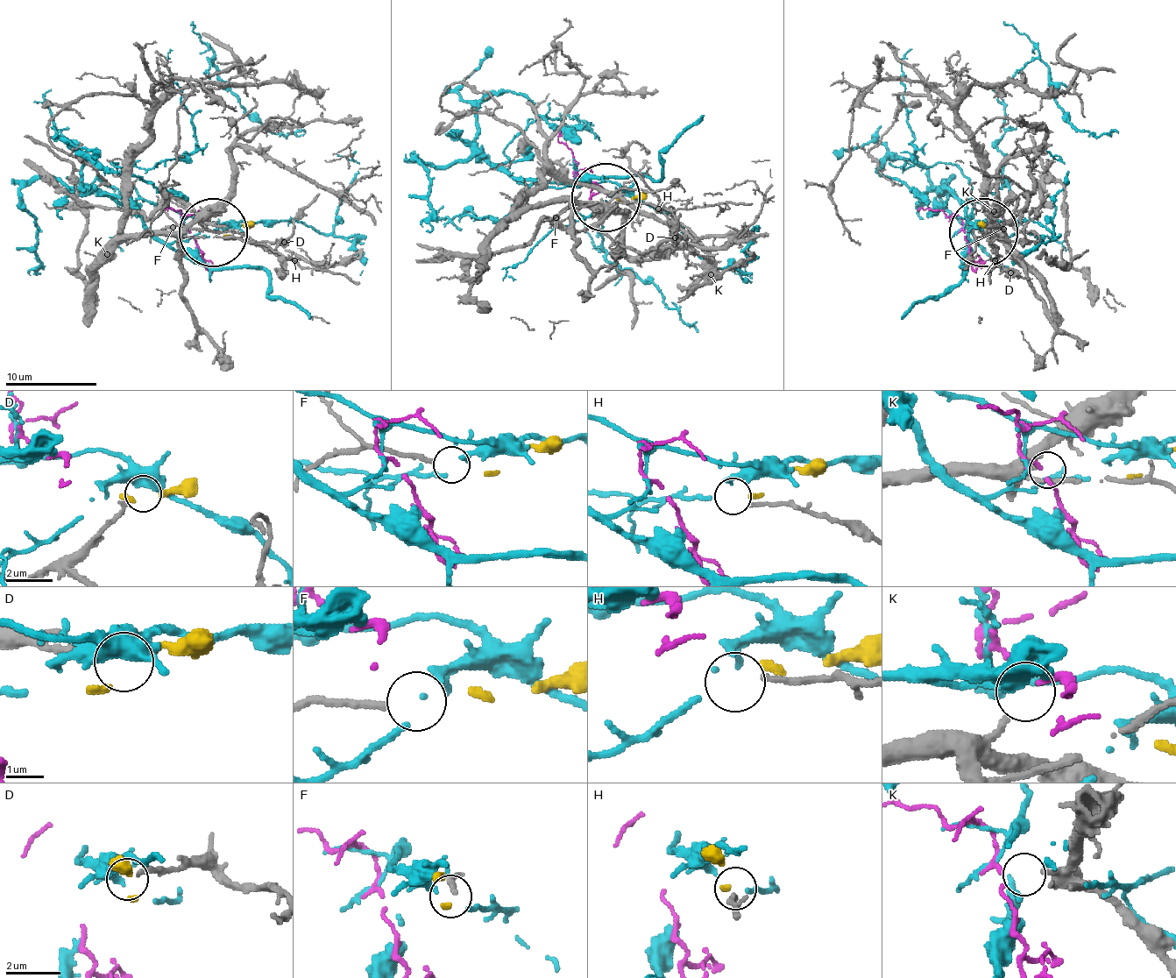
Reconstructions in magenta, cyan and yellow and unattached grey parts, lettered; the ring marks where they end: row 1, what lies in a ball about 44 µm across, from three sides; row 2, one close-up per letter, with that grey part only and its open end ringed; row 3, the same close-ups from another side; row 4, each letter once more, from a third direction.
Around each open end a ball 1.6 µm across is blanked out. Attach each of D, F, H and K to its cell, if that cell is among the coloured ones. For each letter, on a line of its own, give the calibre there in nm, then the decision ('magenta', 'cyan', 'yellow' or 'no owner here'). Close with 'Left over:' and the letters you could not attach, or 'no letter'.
D: 180 nm | no owner here
F: 190 nm | no owner here
H: 140 nm | cyan
K: 170 nm | magenta
Left over: D, F

